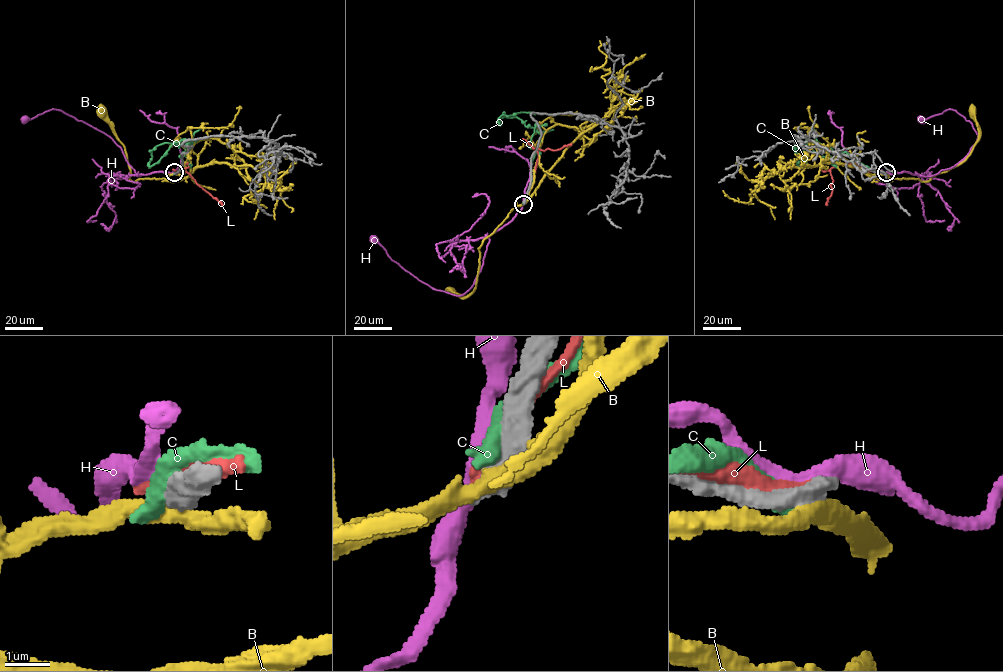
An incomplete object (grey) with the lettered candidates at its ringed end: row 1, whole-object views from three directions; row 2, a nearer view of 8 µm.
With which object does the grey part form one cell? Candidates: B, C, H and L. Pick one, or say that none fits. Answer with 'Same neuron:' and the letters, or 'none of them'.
Same neuron: none of them

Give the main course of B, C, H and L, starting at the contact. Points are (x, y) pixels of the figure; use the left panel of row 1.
B: (175, 173), (165, 178), (132, 181), (123, 144), (101, 111)
C: (175, 173), (182, 166), (182, 153), (192, 143), (162, 143), (150, 151), (150, 167), (173, 143), (186, 138)
H: (174, 173), (153, 172), (138, 176), (110, 137), (63, 111), (52, 109), (24, 119)
L: (175, 173), (189, 164), (184, 169), (222, 205)

